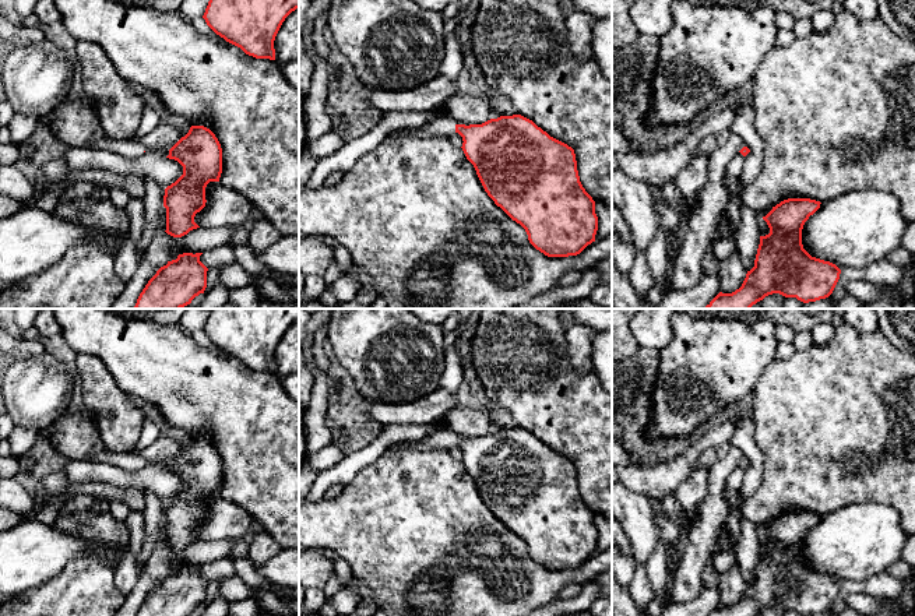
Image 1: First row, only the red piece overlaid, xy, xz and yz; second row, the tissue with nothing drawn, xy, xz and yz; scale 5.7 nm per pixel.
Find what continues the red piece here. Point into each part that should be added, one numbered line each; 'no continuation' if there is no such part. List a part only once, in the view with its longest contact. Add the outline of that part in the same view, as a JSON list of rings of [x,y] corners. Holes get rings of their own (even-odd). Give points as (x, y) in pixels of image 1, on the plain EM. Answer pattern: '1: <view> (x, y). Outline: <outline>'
1: xz (443, 439). Outline: [[[440,430],[422,440],[394,443],[388,446],[386,451],[401,451],[409,447],[415,450],[430,450],[430,448],[448,450],[453,446],[455,446],[455,434],[448,430]]]

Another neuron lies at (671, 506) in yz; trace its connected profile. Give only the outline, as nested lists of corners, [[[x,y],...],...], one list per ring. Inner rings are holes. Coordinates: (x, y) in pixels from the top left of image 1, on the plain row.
[[[675,493],[665,494],[661,500],[664,513],[666,515],[672,515],[675,522],[679,525],[680,529],[691,528],[693,520],[686,518],[682,511],[682,506],[679,504]]]

